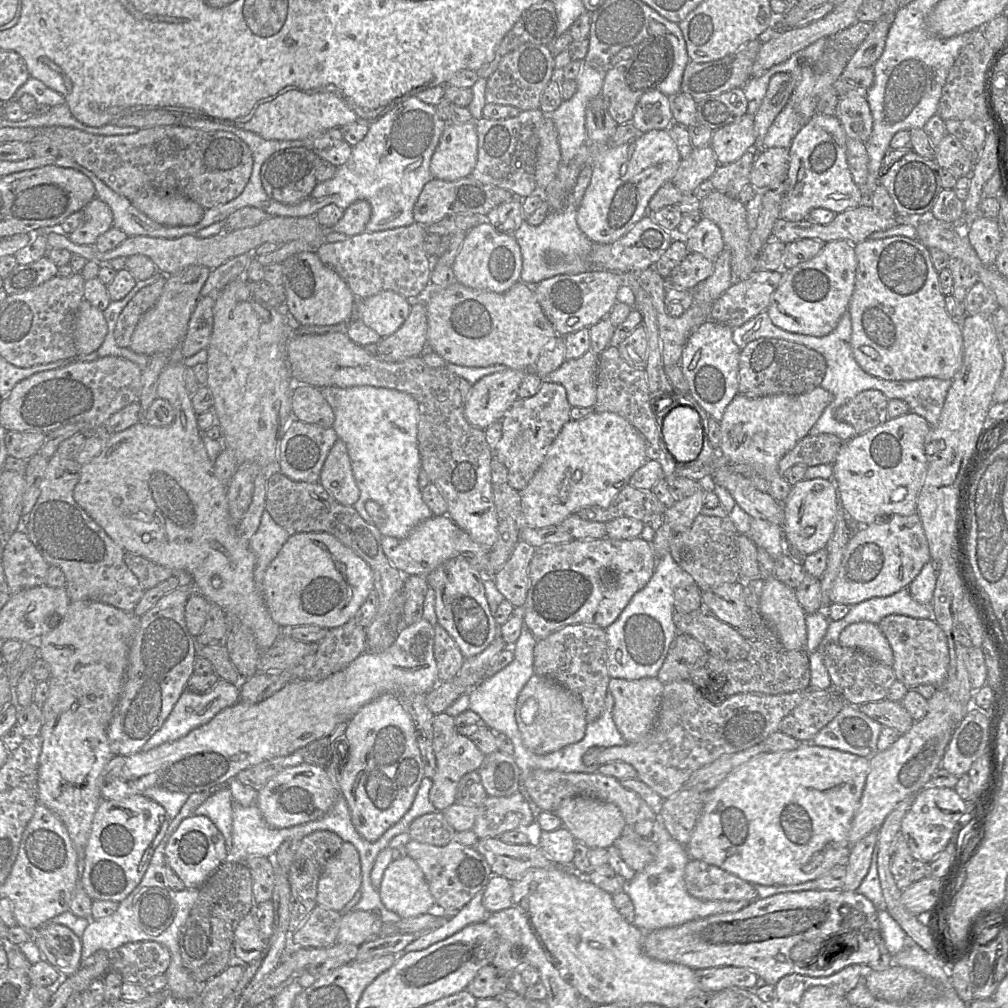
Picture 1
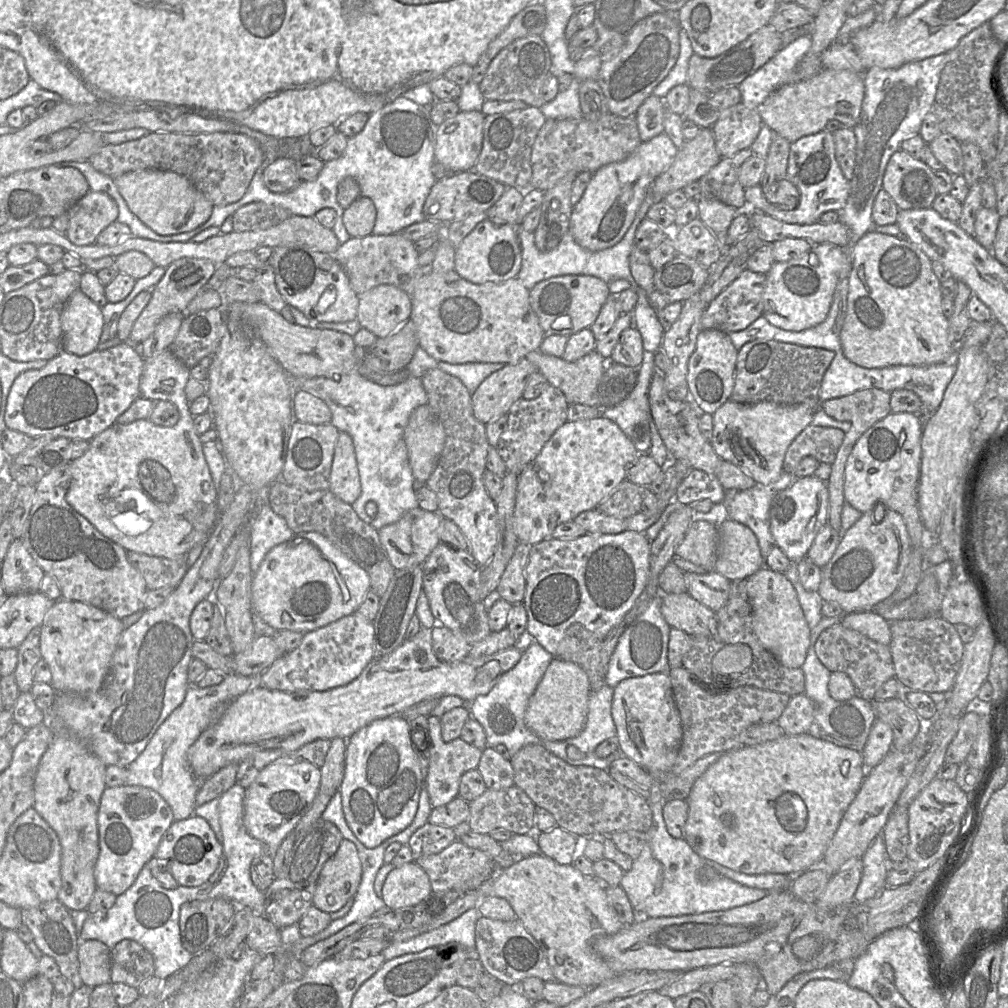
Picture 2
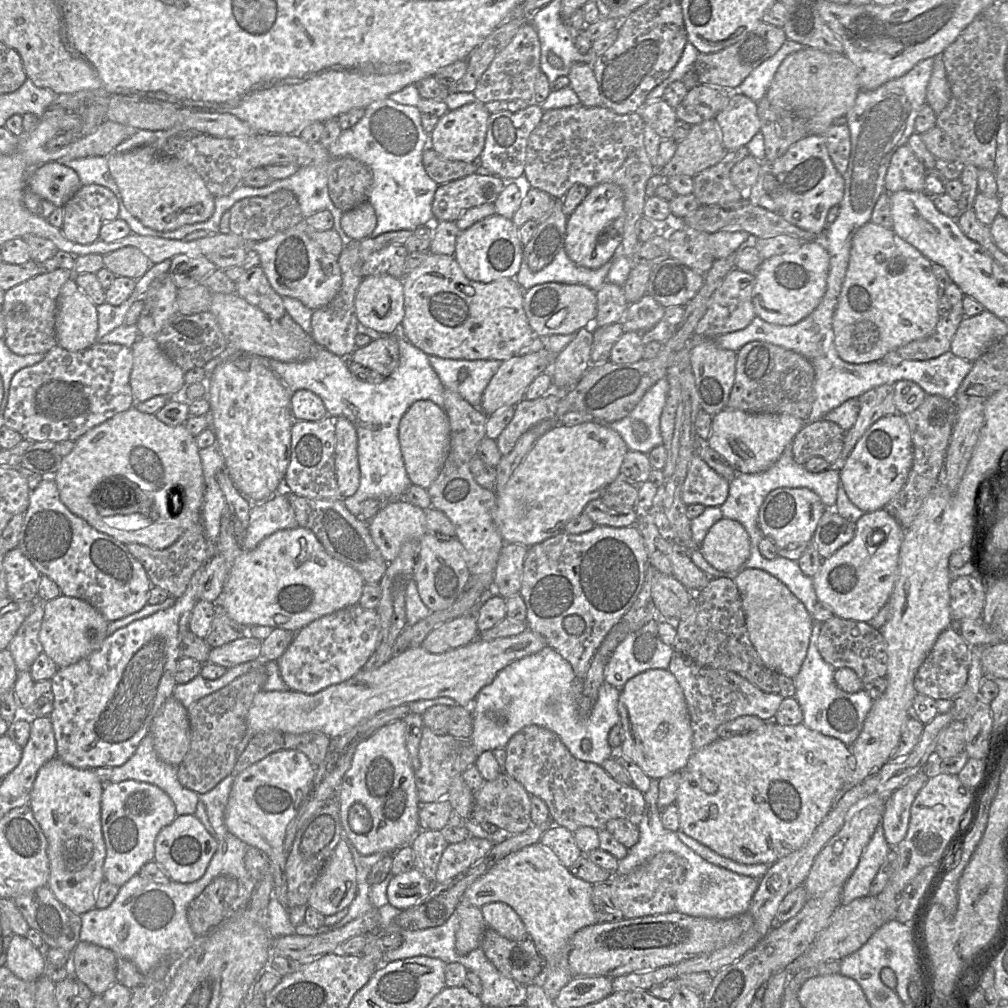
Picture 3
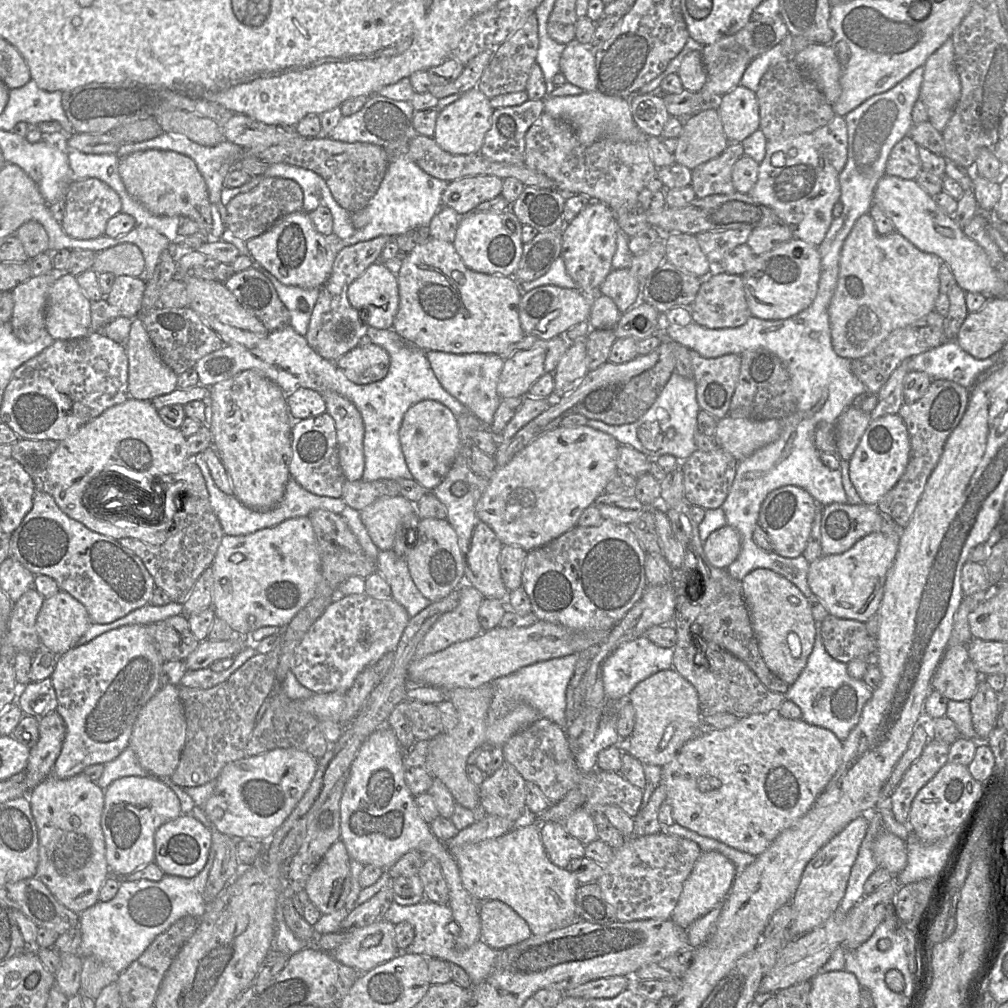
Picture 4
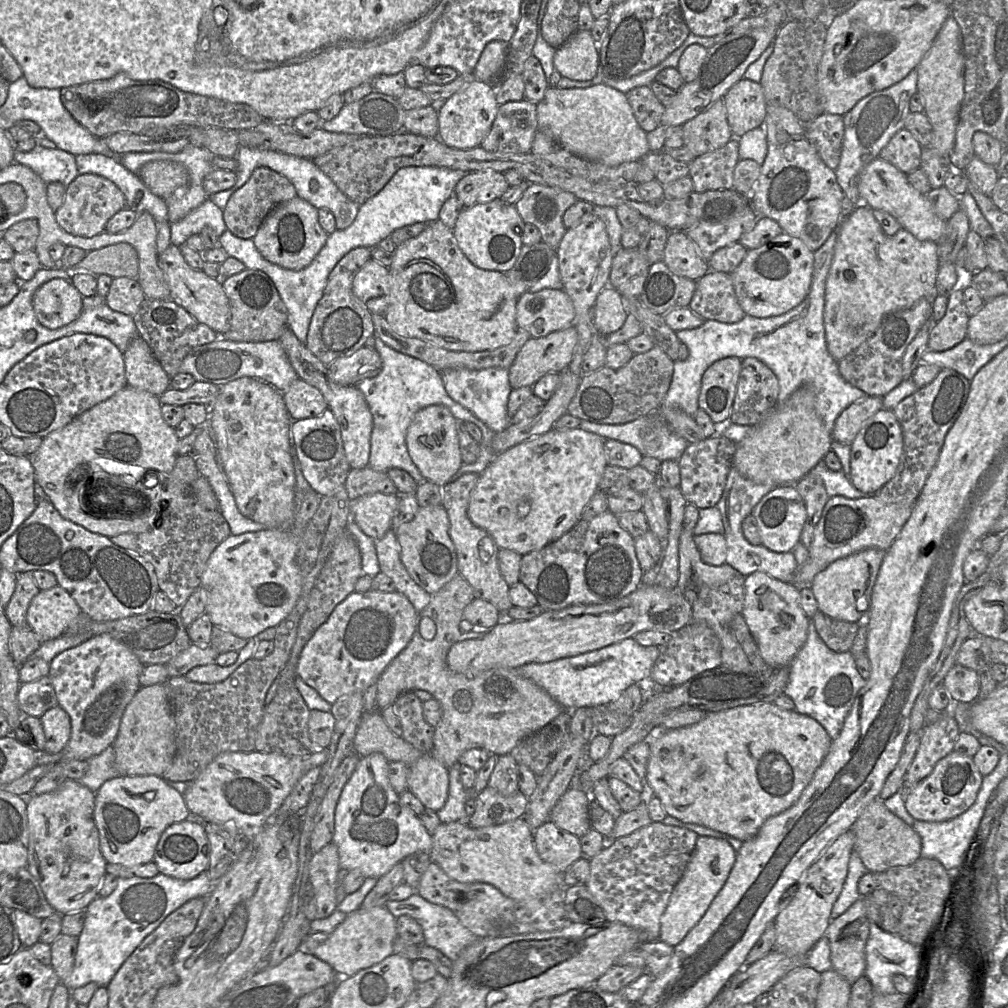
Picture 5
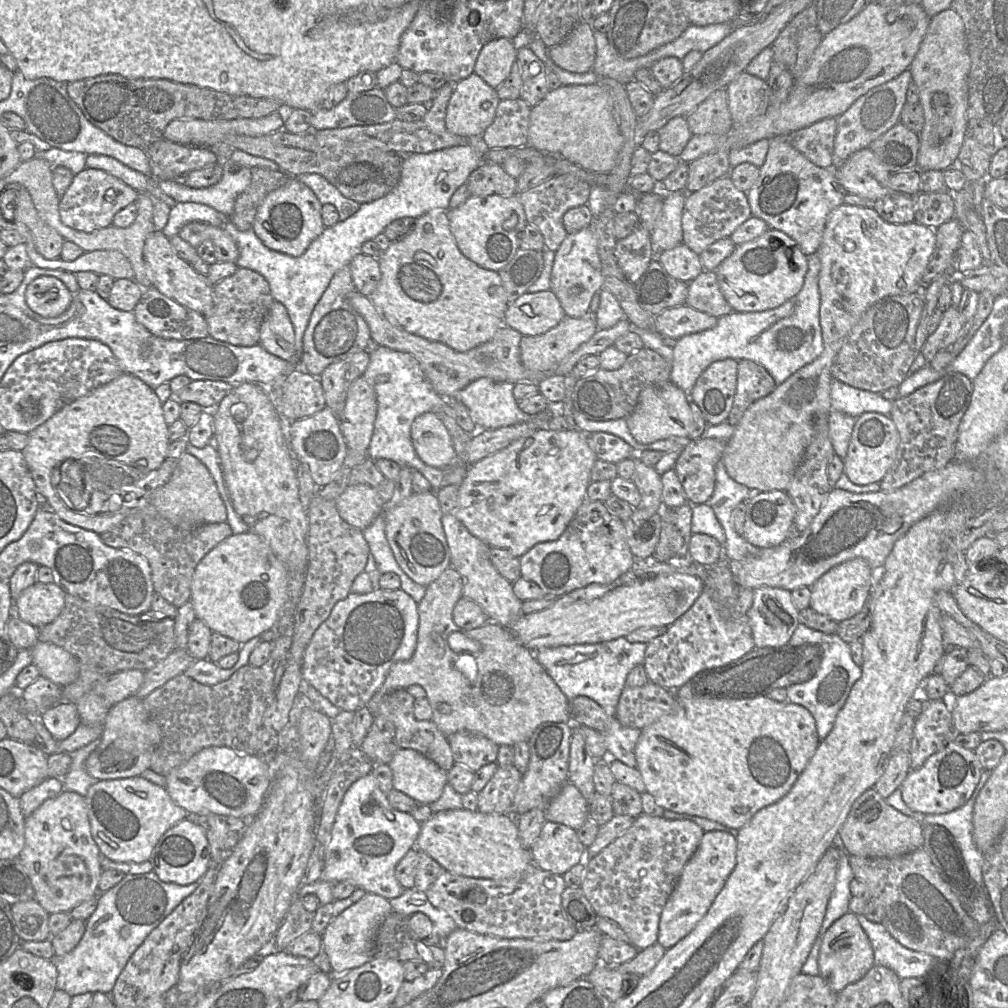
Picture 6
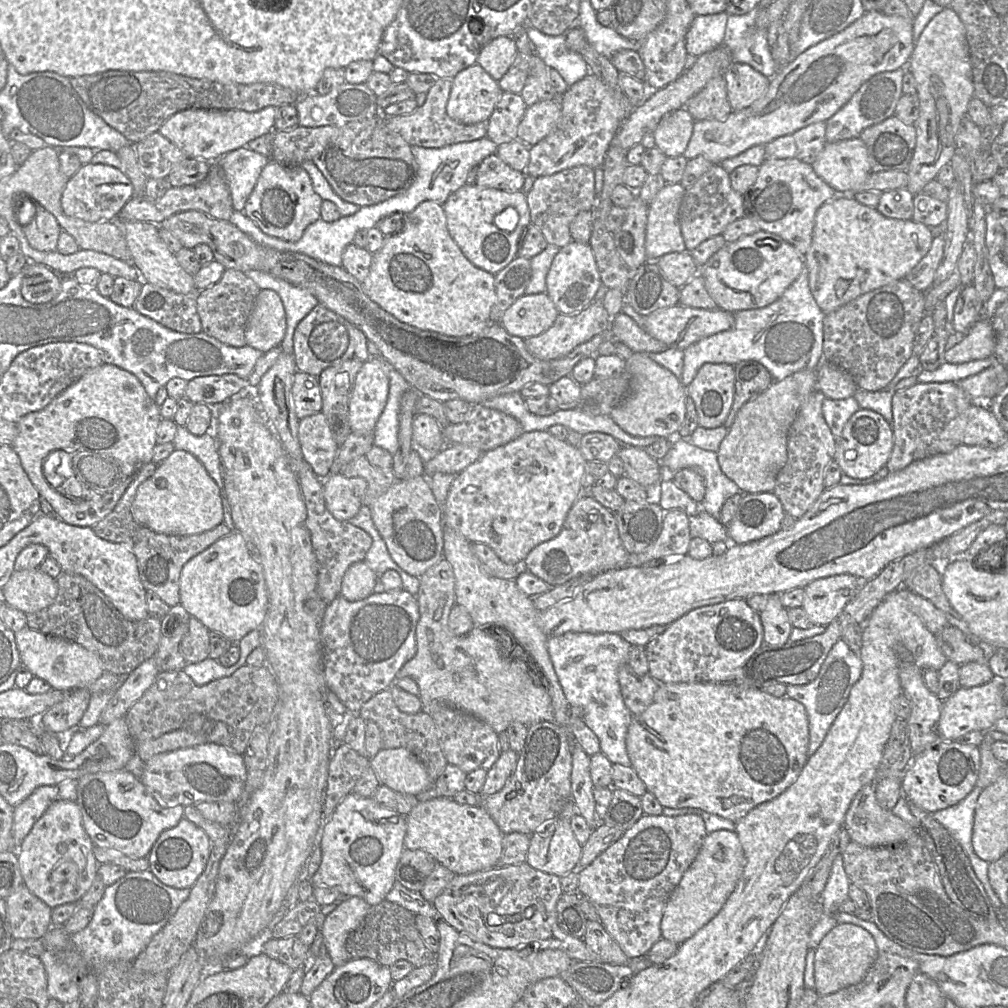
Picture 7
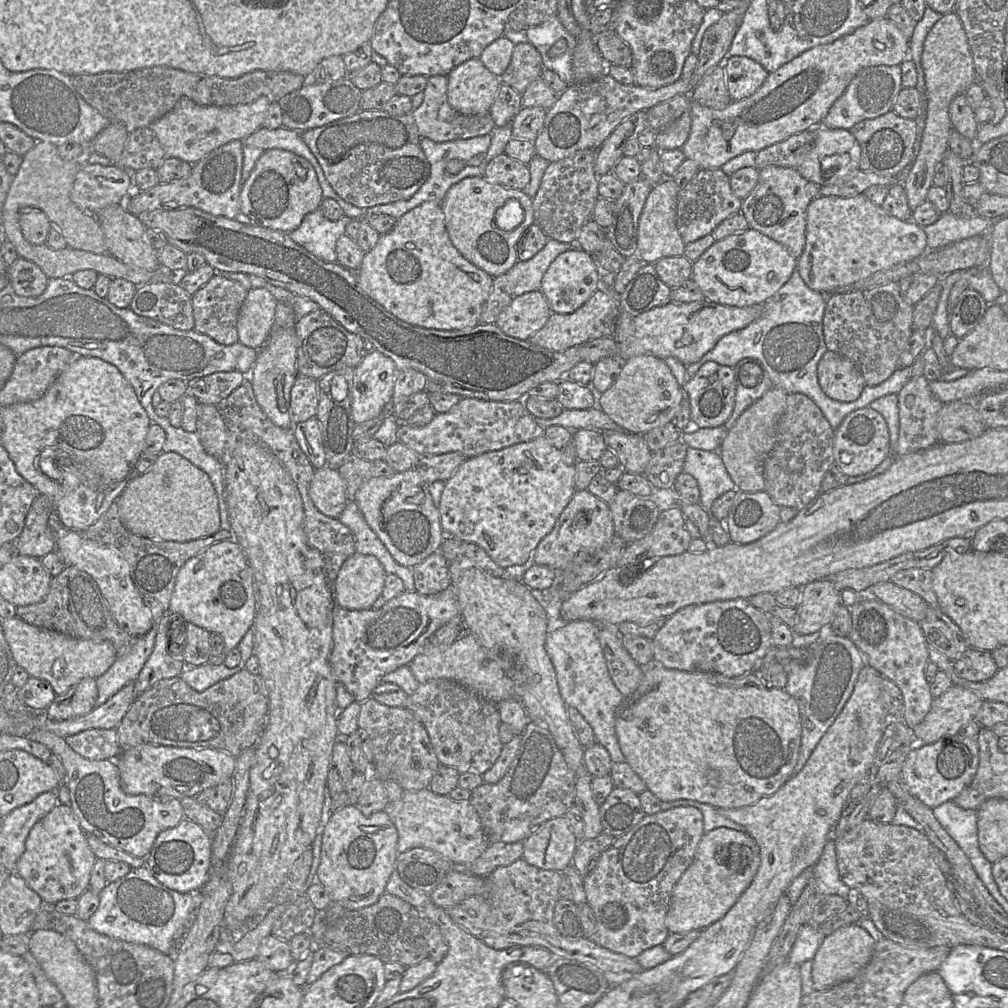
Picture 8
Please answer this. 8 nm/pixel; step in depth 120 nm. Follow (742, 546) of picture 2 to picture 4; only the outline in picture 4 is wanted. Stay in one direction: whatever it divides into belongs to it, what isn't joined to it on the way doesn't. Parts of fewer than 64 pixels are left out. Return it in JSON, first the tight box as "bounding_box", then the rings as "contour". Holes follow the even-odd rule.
{"bounding_box":[703,525,741,569],"contour":[[[730,525],[713,531],[703,542],[703,551],[710,564],[727,569],[738,557],[741,550],[741,536]]]}

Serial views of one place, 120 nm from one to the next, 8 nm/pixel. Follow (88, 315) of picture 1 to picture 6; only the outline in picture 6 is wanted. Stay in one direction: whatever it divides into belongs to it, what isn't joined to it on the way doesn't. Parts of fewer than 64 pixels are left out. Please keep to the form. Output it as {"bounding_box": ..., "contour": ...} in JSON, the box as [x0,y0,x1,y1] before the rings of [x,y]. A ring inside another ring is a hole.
{"bounding_box":[25,276,73,318],"contour":[[[39,276],[27,286],[25,298],[35,313],[45,318],[52,318],[68,309],[73,293],[58,278]]]}

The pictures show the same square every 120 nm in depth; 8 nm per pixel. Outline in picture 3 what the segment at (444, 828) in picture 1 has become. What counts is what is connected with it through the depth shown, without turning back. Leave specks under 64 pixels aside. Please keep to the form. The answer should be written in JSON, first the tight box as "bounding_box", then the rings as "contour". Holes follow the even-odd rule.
{"bounding_box":[411,830,448,884],"contour":[[[440,830],[420,831],[411,845],[415,868],[434,884],[440,859],[448,845]]]}

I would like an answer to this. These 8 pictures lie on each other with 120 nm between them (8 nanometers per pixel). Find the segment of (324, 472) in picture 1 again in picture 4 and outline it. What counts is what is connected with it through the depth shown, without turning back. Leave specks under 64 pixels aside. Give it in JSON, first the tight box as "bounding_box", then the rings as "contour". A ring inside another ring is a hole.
{"bounding_box":[321,390,364,481],"contour":[[[332,390],[321,393],[326,412],[334,419],[338,457],[346,481],[362,479],[364,472],[364,423],[355,405]]]}

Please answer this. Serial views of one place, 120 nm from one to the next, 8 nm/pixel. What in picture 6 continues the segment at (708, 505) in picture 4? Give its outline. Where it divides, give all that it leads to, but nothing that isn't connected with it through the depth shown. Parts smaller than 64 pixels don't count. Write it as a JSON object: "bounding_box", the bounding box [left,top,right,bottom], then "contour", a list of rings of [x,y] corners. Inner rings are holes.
{"bounding_box":[674,437,726,504],"contour":[[[700,437],[686,440],[674,469],[684,489],[687,502],[704,504],[715,488],[715,468],[722,461],[726,442]]]}

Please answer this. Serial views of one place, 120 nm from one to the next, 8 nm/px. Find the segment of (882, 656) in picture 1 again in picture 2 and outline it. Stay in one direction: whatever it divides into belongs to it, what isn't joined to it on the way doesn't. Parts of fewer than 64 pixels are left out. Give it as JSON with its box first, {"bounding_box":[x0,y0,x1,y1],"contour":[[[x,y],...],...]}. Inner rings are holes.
{"bounding_box":[842,611,891,646],"contour":[[[875,611],[855,612],[844,615],[842,625],[855,630],[880,644],[889,646],[891,642],[890,622]]]}

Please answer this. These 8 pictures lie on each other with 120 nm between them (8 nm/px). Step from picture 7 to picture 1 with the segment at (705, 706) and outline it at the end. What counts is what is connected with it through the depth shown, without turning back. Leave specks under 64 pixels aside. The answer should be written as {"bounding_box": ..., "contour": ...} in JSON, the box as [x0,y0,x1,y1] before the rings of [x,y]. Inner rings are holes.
{"bounding_box":[685,742,870,886],"contour":[[[812,742],[802,743],[794,750],[760,753],[733,769],[720,784],[708,792],[691,838],[685,845],[686,852],[691,859],[717,866],[752,885],[781,886],[815,881],[834,866],[845,864],[848,859],[851,850],[848,831],[859,807],[869,770],[870,762],[867,757],[816,746]]]}

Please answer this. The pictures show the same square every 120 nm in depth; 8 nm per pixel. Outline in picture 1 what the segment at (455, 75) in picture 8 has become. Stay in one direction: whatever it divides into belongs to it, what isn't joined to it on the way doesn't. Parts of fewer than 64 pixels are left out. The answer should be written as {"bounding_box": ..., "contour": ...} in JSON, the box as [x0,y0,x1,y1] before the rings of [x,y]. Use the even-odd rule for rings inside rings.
{"bounding_box":[431,121,478,181],"contour":[[[476,121],[447,123],[431,158],[432,178],[455,181],[469,176],[478,157]]]}

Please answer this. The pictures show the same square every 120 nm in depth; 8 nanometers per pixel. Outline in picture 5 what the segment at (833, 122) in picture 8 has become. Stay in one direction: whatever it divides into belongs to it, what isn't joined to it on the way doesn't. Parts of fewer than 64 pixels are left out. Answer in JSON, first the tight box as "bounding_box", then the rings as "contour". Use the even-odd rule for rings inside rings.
{"bounding_box":[835,68,918,206],"contour":[[[915,68],[900,82],[861,99],[843,116],[844,139],[840,163],[835,173],[845,197],[855,206],[861,203],[858,184],[863,170],[869,163],[879,157],[880,152],[891,138],[904,128],[904,122],[910,113],[910,99],[917,92],[917,81],[918,72]]]}

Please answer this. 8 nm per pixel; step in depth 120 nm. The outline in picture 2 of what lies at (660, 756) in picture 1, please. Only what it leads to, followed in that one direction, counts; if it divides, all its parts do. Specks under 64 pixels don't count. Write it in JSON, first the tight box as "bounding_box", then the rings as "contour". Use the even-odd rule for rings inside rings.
{"bounding_box":[653,666,791,783],"contour":[[[683,666],[671,668],[669,670],[669,677],[671,680],[673,697],[681,719],[683,736],[677,758],[669,773],[664,776],[653,776],[657,783],[670,775],[679,775],[697,760],[708,754],[726,752],[741,746],[740,737],[742,732],[753,724],[776,722],[791,698],[784,693],[765,690],[750,685],[740,686],[721,692],[711,691],[700,684]]]}

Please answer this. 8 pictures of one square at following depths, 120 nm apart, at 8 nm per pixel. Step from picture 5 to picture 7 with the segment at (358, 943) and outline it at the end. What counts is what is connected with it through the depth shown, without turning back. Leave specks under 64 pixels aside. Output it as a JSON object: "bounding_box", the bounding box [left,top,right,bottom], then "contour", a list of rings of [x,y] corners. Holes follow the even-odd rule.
{"bounding_box":[321,897,370,967],"contour":[[[350,897],[324,918],[321,932],[335,967],[351,960],[346,950],[347,938],[361,925],[370,907],[363,899]]]}

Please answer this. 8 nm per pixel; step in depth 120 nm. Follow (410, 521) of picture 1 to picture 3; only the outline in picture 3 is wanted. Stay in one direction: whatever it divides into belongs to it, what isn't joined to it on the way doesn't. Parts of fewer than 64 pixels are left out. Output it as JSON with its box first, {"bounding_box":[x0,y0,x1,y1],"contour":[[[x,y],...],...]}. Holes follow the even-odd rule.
{"bounding_box":[269,333,444,517],"contour":[[[396,333],[400,360],[397,368],[379,383],[367,383],[354,377],[348,369],[348,359],[319,348],[316,355],[303,362],[269,360],[270,369],[284,385],[295,392],[307,389],[318,395],[333,419],[344,417],[355,427],[358,439],[360,484],[355,494],[344,498],[347,509],[356,517],[361,515],[367,499],[389,503],[404,499],[412,484],[406,472],[399,442],[399,424],[408,408],[418,400],[430,400],[444,405],[444,391],[428,356],[400,333]]]}

